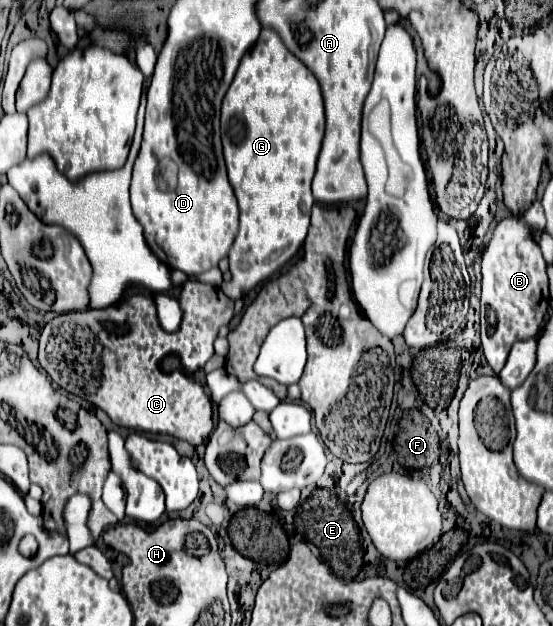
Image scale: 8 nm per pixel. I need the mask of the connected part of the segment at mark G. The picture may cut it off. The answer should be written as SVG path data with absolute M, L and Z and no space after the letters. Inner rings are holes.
M263 28L261 30L261 36L259 40L255 42L255 46L243 56L241 64L239 64L239 70L235 74L235 80L233 84L229 86L225 98L223 98L223 106L221 106L221 142L223 142L223 156L225 156L225 164L227 164L227 174L229 174L229 182L233 186L233 192L237 196L237 202L239 202L239 232L237 232L237 238L233 242L233 248L229 252L229 270L231 270L231 280L227 282L223 290L223 294L227 298L231 298L233 302L241 300L249 290L253 290L257 284L261 284L263 280L271 278L271 274L279 272L295 254L297 250L303 246L303 240L307 236L307 230L309 230L309 216L311 216L311 206L313 206L313 196L311 196L311 180L313 180L313 174L315 174L315 164L317 164L317 156L319 156L319 150L321 150L321 140L323 140L323 132L325 132L325 112L323 112L323 98L321 98L321 88L319 88L319 82L317 78L311 74L311 70L307 66L301 64L299 58L295 58L287 46L283 44L283 40L277 36L277 32L271 28ZM239 264L245 264L247 268L241 270L237 268Z

